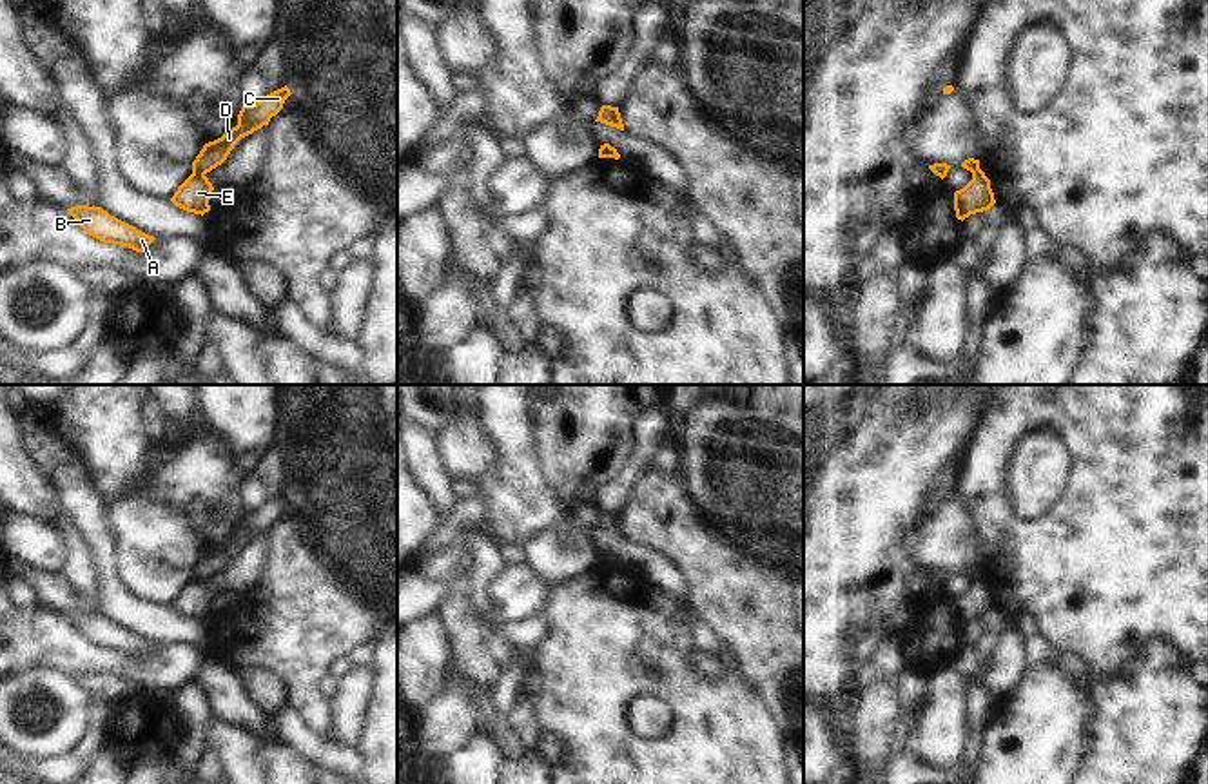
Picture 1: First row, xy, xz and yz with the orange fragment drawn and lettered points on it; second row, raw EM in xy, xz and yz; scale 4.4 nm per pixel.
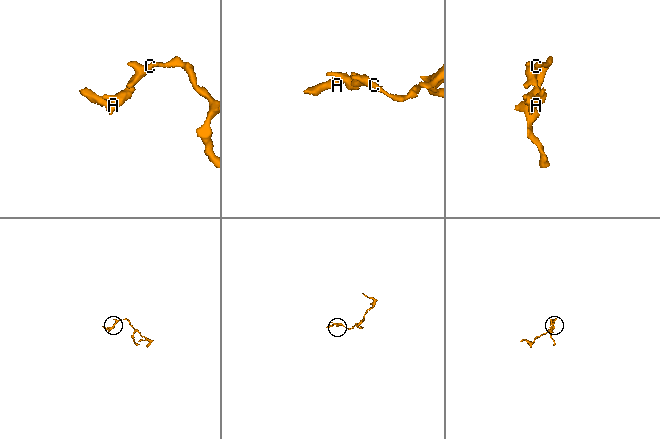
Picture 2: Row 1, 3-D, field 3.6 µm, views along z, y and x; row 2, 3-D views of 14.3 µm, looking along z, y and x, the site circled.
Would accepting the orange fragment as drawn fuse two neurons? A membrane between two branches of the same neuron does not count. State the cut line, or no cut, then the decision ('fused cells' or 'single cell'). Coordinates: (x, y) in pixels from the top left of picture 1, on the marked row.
xy (193, 169), (204, 175) | fused cells

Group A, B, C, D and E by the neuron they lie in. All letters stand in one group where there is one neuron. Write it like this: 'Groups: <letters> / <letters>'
Groups: A B E / C D

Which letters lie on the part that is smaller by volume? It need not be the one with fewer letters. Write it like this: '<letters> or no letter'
A, B, E

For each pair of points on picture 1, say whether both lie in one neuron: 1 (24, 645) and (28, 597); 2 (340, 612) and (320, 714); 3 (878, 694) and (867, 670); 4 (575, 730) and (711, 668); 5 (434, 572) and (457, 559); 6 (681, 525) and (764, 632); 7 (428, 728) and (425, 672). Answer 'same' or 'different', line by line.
1: different
2: same
3: different
4: same
5: same
6: same
7: different

